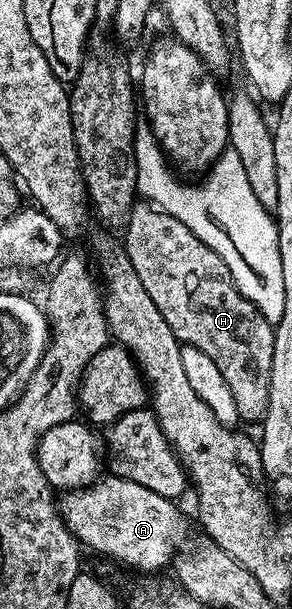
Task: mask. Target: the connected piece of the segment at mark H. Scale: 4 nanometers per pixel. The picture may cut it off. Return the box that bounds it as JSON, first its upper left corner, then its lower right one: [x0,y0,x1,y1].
[125,202,274,425]

